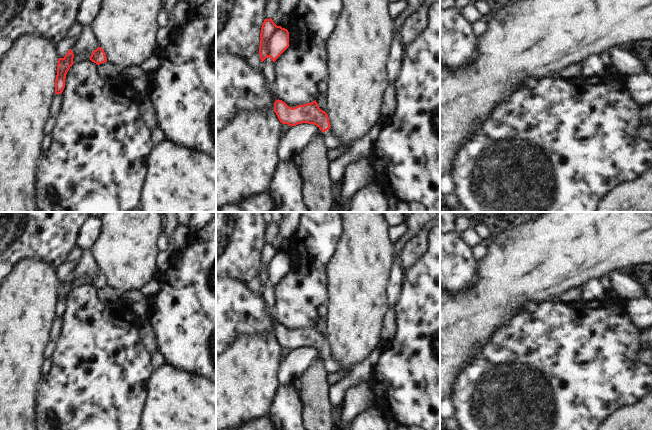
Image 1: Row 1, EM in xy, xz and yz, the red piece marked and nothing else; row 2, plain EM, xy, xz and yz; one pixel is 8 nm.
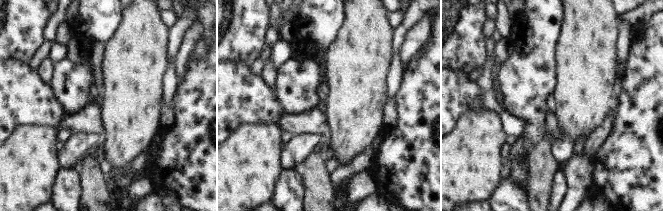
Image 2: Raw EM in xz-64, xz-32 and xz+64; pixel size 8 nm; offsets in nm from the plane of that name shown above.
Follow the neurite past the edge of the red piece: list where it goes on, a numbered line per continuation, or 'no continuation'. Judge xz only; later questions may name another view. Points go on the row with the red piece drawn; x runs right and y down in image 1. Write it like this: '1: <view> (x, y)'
1: xz (330, 142).

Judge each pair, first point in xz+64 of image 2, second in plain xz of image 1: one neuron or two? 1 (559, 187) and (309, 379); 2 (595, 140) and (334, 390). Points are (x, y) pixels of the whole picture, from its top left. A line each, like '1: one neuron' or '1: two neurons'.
1: two neurons
2: one neuron

